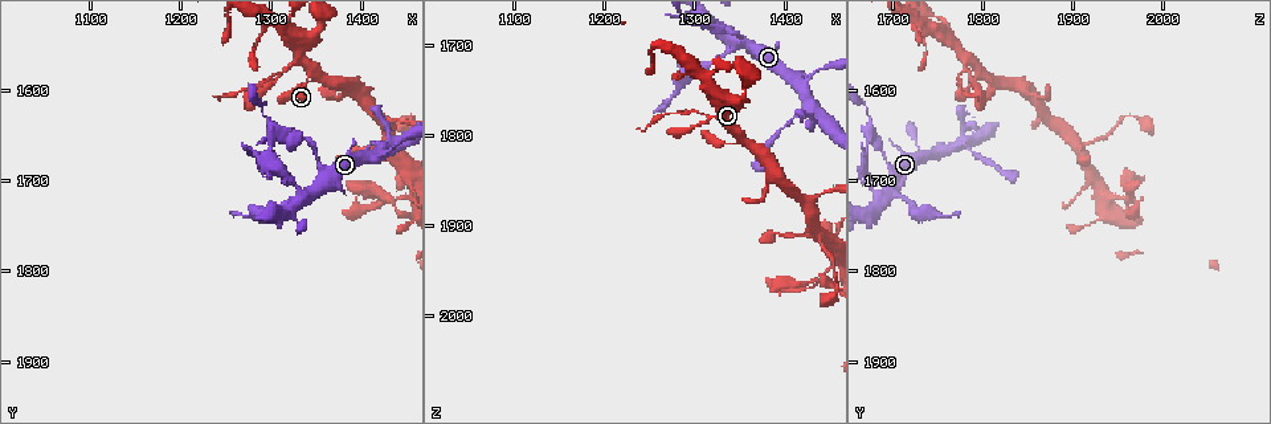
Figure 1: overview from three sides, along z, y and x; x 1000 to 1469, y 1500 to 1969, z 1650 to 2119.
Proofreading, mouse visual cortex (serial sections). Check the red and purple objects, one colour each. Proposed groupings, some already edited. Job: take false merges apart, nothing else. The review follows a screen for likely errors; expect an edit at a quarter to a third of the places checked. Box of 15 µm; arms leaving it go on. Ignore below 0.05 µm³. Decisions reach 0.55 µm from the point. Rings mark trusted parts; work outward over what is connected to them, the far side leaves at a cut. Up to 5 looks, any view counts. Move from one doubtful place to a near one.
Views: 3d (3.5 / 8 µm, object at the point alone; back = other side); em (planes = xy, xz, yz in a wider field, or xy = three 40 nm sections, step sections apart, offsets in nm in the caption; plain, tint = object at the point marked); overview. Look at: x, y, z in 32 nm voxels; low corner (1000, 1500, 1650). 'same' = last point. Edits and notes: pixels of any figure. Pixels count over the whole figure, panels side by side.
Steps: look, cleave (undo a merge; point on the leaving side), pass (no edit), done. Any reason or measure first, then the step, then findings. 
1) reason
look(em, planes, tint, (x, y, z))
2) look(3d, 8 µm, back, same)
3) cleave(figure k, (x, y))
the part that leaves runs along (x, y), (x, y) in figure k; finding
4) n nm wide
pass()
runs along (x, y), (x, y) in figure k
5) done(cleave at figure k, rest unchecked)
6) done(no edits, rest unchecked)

sudden change in width
look(3d, 3.5 µm, back, (1345, 1580, 1800))

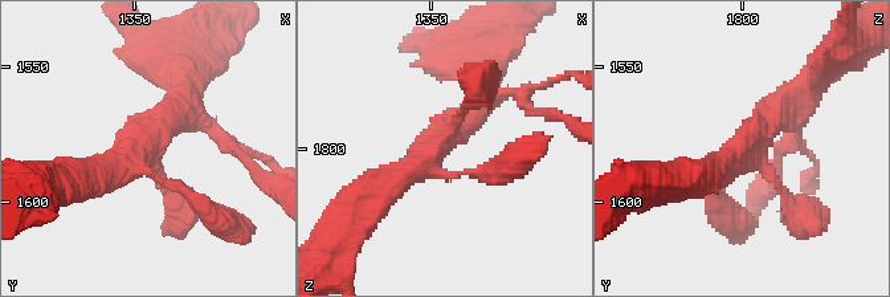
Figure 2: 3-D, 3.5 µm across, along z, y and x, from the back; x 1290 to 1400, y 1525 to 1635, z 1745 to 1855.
look(em, xy, step 1, tint, (1343, 1582, 1795))

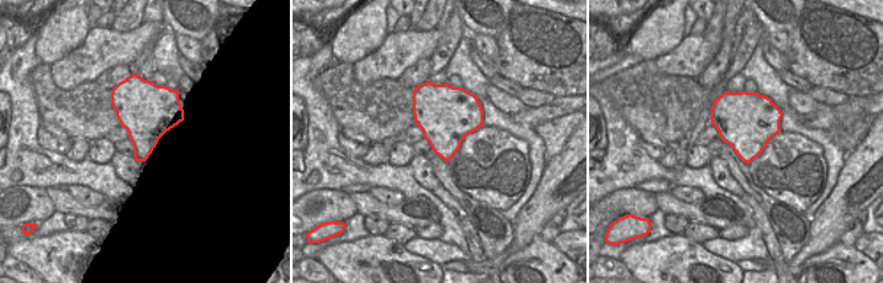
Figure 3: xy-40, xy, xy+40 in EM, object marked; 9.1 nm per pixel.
another direction
look(em, xy, step 3, tint, same)

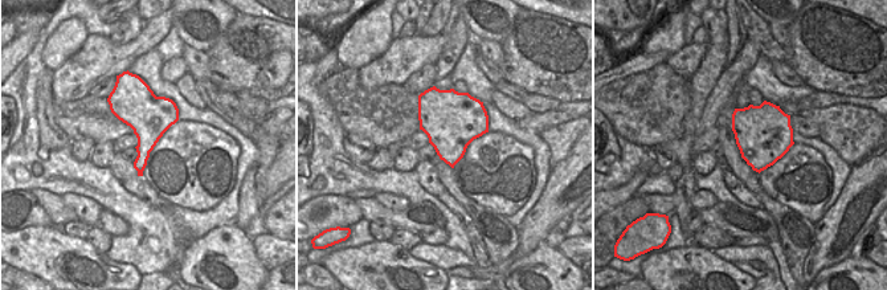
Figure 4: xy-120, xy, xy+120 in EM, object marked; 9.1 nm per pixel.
pass()
runs along (476, 85), (382, 187) in figure 2; one cell here

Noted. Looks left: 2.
thick turns thin
look(3d, 8 µm, back, (1355, 1685, 1695))

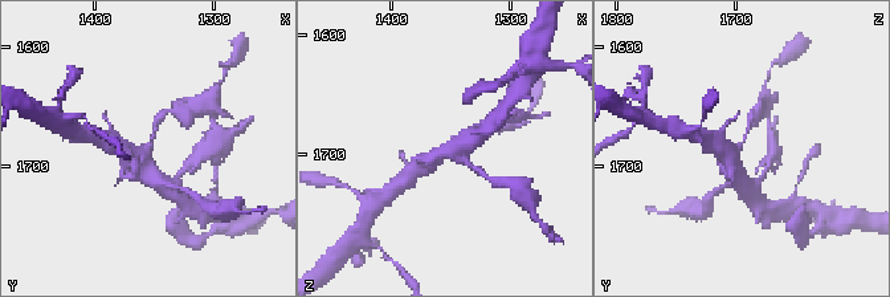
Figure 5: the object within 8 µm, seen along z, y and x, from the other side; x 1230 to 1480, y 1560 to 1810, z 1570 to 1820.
arms of 150, 350 nm
look(em, planes, tint, (1356, 1682, 1696))

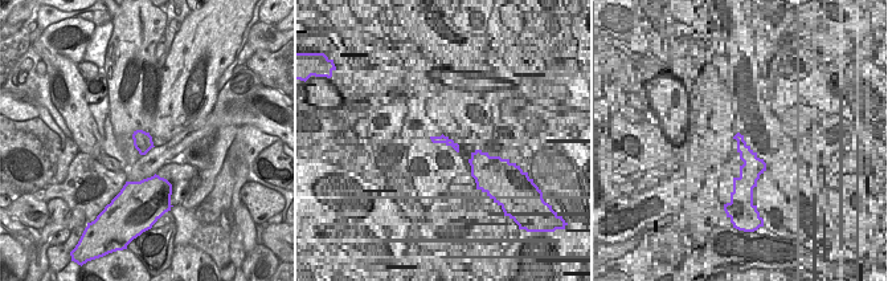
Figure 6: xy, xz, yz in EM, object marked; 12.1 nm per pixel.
cleave(figure 5, (196, 153))
the part that leaves runs along (184, 169), (212, 143), (213, 127) in figure 5; a second cell is stuck on

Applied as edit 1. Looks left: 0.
done(cleave at figure 5, rest unchecked)

